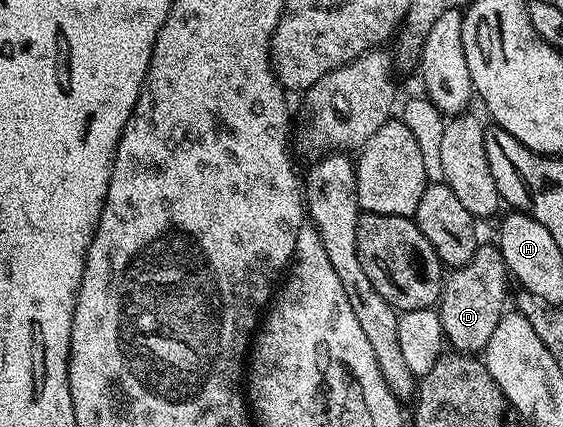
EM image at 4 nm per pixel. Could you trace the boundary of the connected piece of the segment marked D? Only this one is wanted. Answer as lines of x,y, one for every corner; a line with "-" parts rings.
492,245
492,247
477,246
472,260
465,267
455,268
445,278
444,290
440,292
438,310
447,346
453,352
480,353
484,351
487,342
490,341
491,333
497,328
499,319
506,312
504,302
508,299
508,283
510,284
508,266
505,265
499,246
496,245

